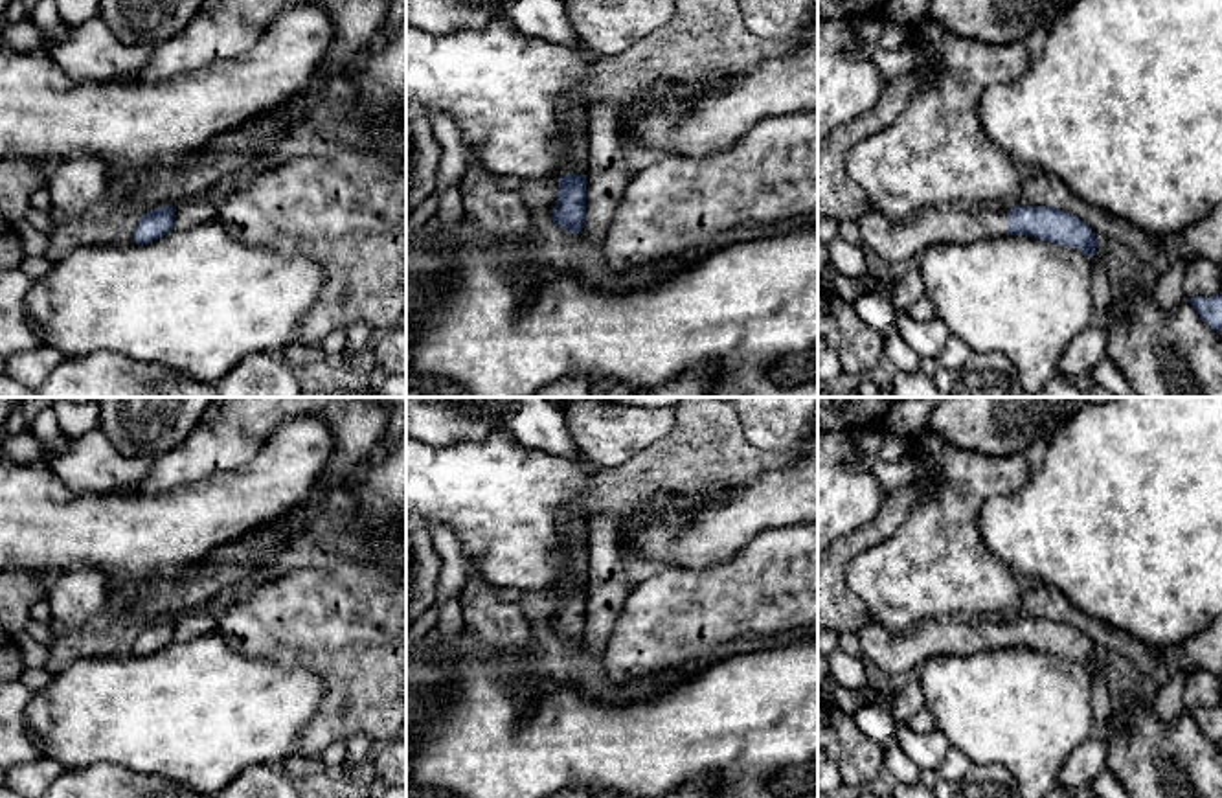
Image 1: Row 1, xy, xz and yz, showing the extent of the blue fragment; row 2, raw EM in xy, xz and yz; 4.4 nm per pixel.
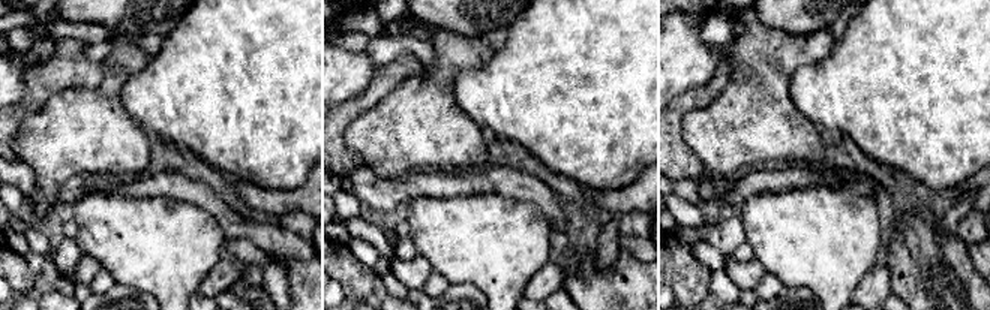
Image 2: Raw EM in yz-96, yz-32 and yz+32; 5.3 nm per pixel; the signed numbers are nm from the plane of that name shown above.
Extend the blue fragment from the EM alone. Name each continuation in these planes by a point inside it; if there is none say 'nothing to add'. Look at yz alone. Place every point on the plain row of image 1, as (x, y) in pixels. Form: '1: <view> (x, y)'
1: yz (895, 653)

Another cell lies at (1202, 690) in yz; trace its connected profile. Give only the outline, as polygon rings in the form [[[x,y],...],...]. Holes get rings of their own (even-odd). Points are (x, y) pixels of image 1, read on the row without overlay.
[[[1207,671],[1191,673],[1183,686],[1185,710],[1196,708],[1209,710],[1220,704],[1222,704],[1222,678]]]

